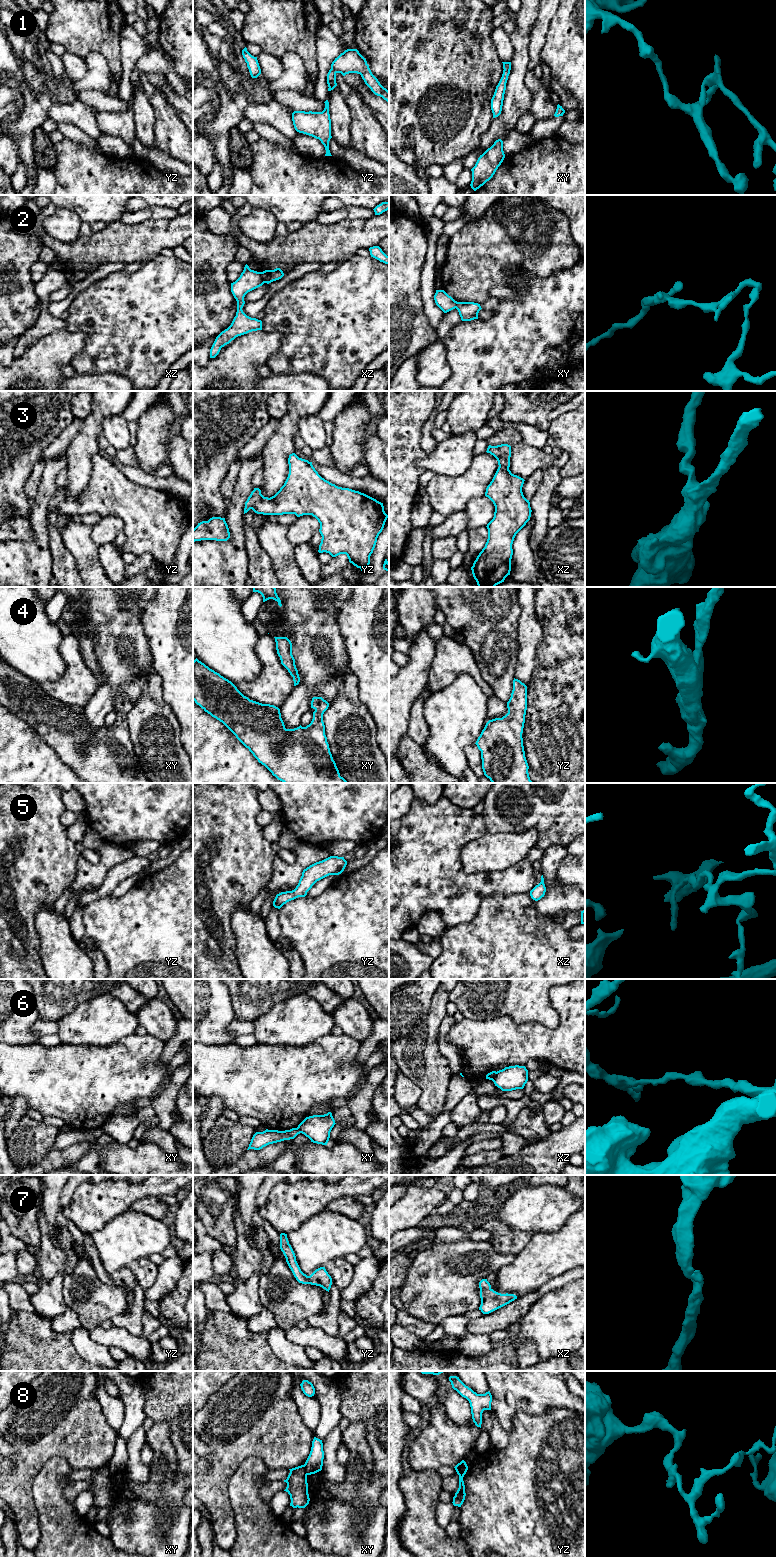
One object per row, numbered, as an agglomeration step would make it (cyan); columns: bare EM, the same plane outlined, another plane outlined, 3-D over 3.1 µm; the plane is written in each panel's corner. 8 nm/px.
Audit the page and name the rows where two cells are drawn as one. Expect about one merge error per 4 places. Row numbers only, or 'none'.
2, 6, 8

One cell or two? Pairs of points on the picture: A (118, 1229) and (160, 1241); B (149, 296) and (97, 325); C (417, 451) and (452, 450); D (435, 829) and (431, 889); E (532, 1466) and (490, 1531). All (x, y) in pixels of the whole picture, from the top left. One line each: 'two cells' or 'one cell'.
A: one cell
B: one cell
C: two cells
D: one cell
E: one cell

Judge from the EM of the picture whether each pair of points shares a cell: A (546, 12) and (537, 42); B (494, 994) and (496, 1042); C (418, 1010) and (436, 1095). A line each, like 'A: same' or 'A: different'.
A: same
B: different
C: different

